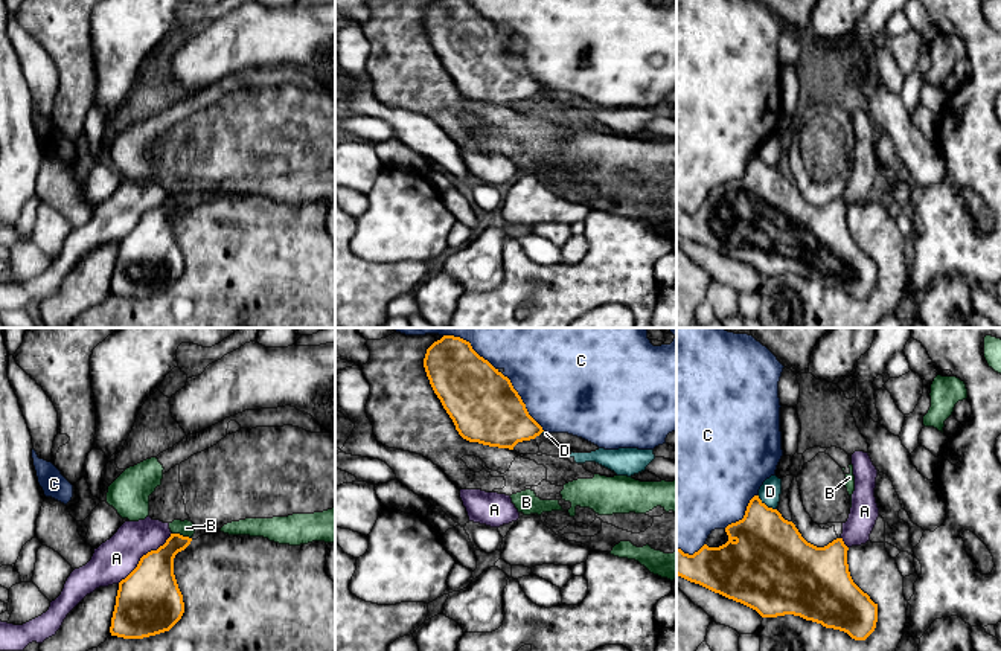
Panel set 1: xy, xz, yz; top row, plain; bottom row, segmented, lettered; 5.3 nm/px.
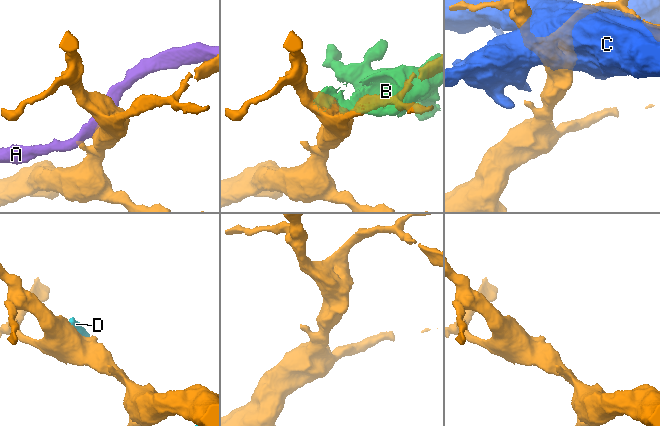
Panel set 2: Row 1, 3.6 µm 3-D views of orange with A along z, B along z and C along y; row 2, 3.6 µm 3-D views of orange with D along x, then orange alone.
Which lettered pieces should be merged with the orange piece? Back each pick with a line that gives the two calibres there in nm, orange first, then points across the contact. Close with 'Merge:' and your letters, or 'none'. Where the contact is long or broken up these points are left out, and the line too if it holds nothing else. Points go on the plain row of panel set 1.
Merge: none

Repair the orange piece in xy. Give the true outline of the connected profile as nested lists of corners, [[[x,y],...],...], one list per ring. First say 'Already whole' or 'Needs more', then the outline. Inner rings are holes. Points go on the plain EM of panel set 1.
Already whole. [[[171,192],[163,204],[143,213],[137,226],[119,241],[111,276],[111,294],[143,297],[169,290],[183,274],[184,261],[174,233],[174,216],[190,203],[192,197]]]

